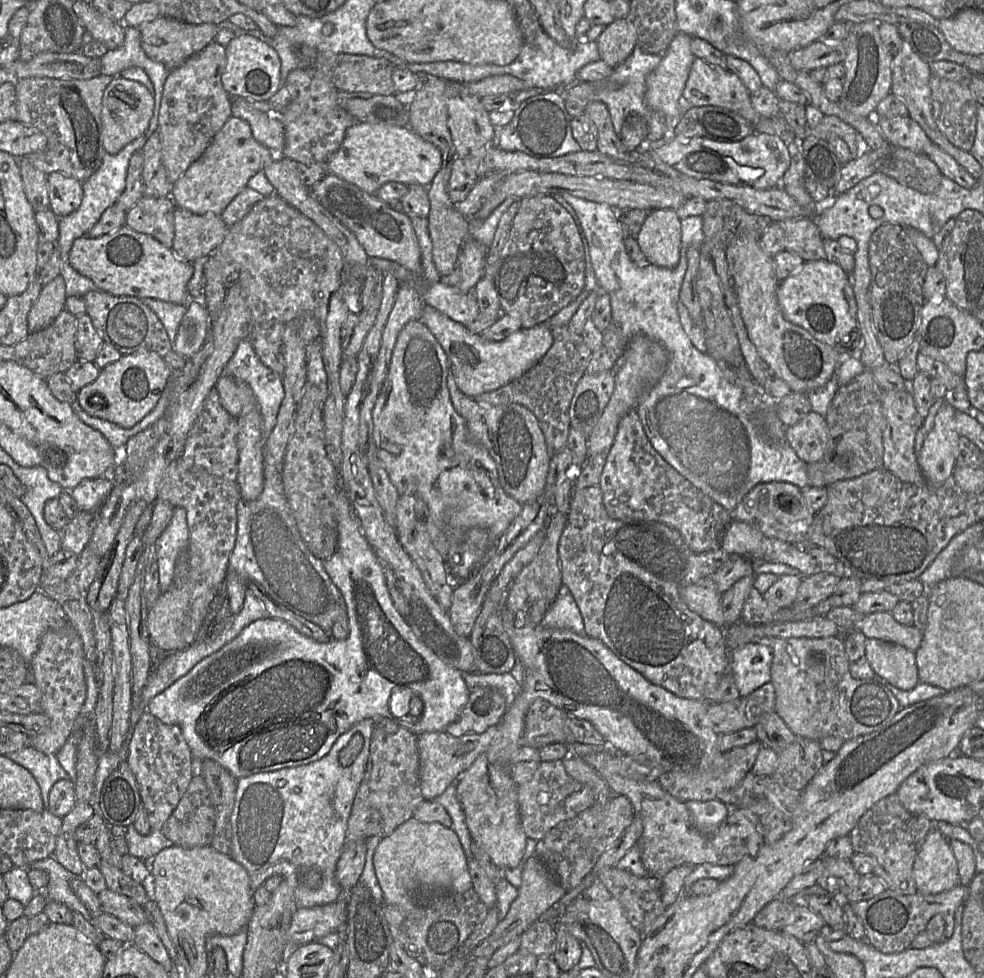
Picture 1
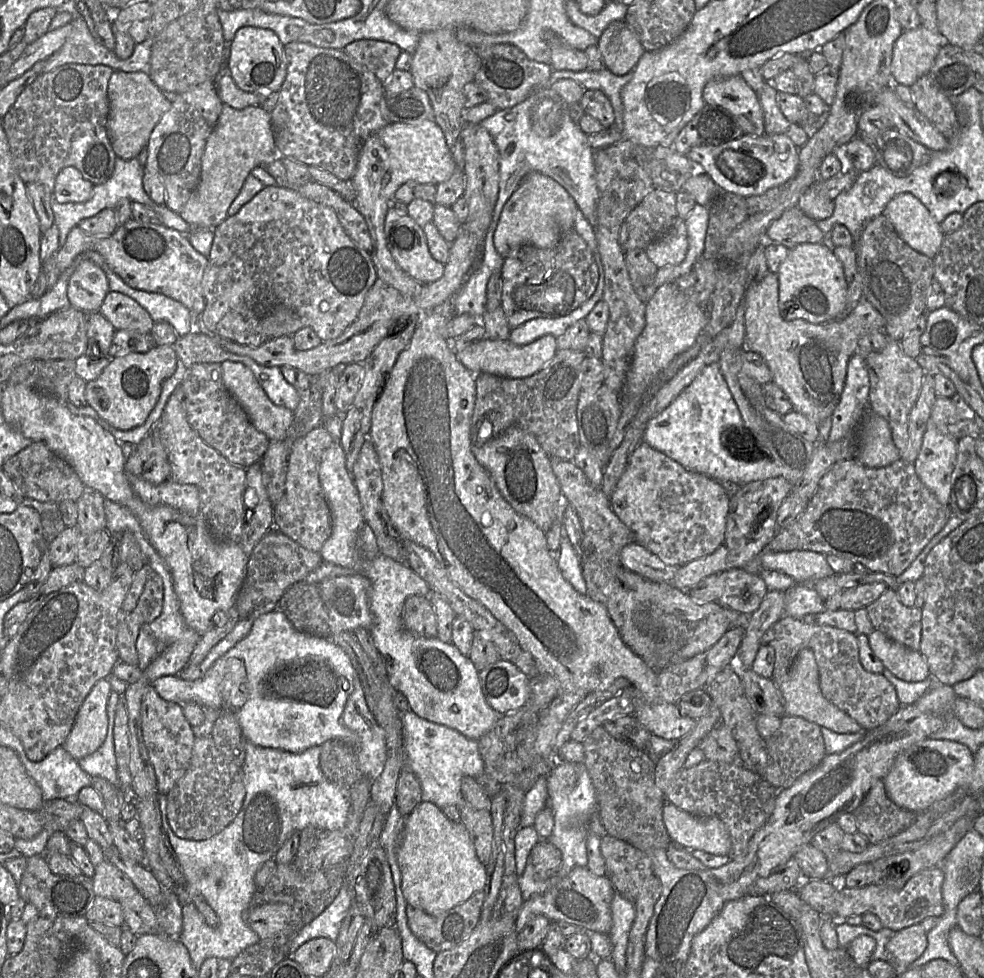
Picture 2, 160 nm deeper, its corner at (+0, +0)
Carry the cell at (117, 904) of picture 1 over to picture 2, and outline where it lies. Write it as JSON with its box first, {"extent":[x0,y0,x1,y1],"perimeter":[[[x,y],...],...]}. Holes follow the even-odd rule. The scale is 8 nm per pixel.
{"extent":[91,859,137,901],"perimeter":[[[107,859],[95,867],[91,878],[96,896],[122,901],[137,893],[128,876]]]}

